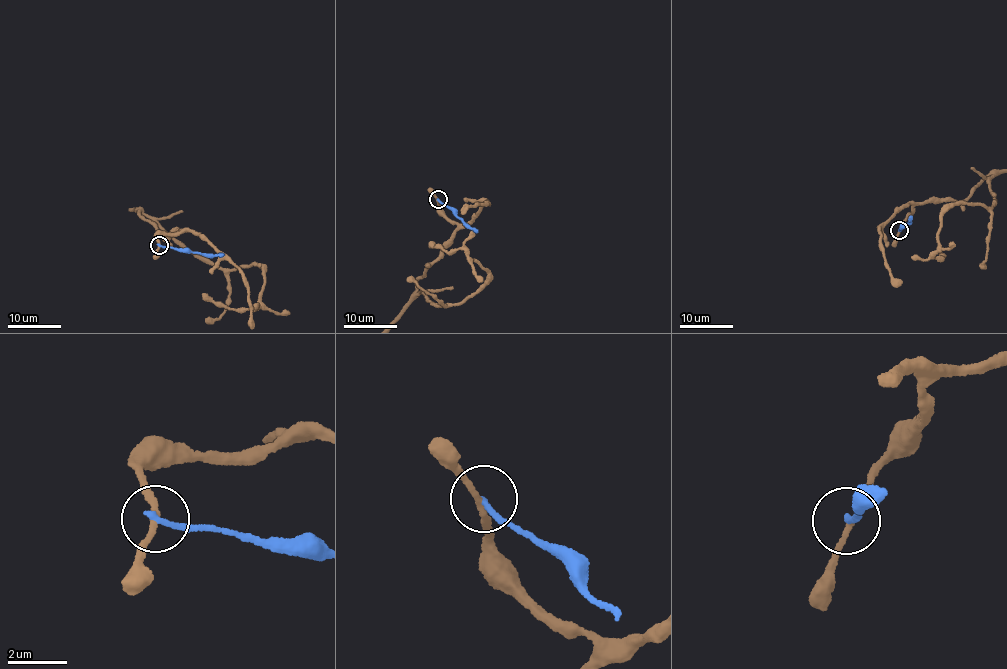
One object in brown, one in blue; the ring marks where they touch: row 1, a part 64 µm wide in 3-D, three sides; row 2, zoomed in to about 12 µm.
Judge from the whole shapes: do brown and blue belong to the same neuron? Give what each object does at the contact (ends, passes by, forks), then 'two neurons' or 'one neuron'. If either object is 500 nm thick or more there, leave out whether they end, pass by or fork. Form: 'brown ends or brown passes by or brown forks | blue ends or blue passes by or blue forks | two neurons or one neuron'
brown passes by | blue ends | two neurons

